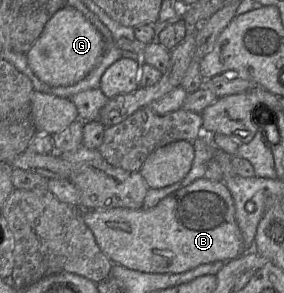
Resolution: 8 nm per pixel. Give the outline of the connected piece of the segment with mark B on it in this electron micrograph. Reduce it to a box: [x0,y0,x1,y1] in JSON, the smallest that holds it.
[84,177,246,273]

